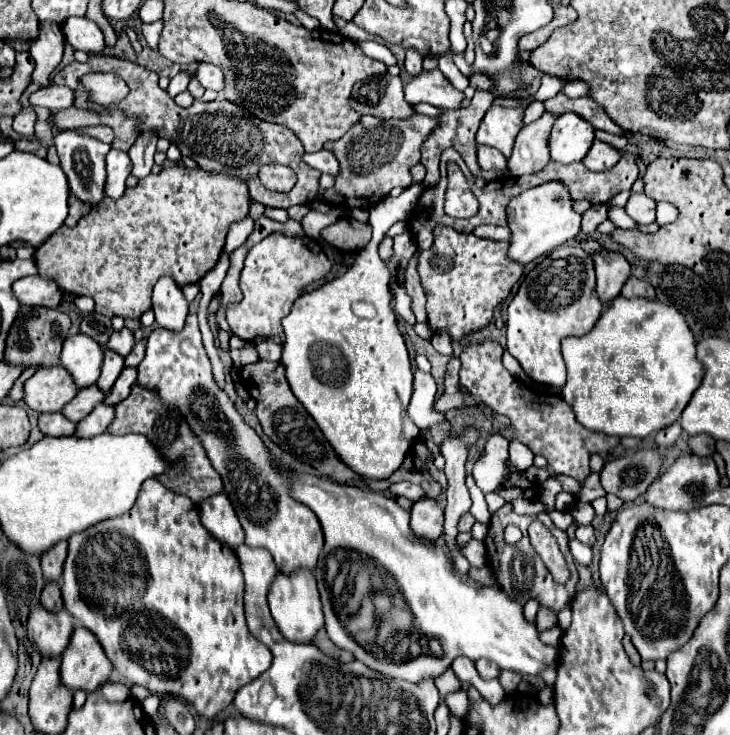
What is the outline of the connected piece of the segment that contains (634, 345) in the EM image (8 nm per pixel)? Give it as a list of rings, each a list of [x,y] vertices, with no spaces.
[[[616,297],[590,333],[562,341],[562,357],[568,369],[562,397],[574,409],[576,421],[586,429],[614,437],[644,439],[678,421],[704,375],[702,365],[696,361],[694,335],[684,317],[672,305],[648,299]]]

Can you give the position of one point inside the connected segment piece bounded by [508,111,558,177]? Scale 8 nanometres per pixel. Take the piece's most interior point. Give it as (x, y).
(530, 154)

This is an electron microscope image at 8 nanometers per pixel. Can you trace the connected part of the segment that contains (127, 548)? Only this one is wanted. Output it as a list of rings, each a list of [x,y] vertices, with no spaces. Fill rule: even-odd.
[[[146,479],[142,483],[142,489],[138,493],[138,499],[134,503],[134,507],[126,513],[120,515],[116,519],[106,519],[100,521],[92,527],[88,527],[82,533],[76,533],[68,539],[70,547],[68,547],[68,557],[64,563],[64,575],[62,575],[62,599],[64,599],[64,609],[76,619],[76,623],[80,623],[82,627],[90,629],[100,645],[106,651],[106,657],[112,661],[112,665],[134,685],[142,685],[146,689],[150,689],[152,693],[178,693],[182,697],[186,697],[200,715],[204,717],[214,717],[218,711],[222,711],[224,707],[228,707],[228,703],[232,703],[234,693],[250,683],[252,679],[256,679],[260,673],[264,673],[270,663],[272,663],[272,653],[268,651],[268,647],[264,647],[246,627],[246,619],[244,619],[244,579],[242,579],[242,571],[240,571],[240,563],[236,559],[236,553],[222,545],[218,539],[214,539],[200,523],[196,505],[184,497],[178,495],[170,489],[166,489],[162,483],[158,483],[156,479]]]

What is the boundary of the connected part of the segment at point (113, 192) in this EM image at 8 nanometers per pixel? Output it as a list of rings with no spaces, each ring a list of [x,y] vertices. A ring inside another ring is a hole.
[[[110,149],[106,155],[106,169],[108,169],[108,181],[106,181],[106,197],[118,199],[124,195],[126,179],[132,173],[132,161],[126,151]]]

